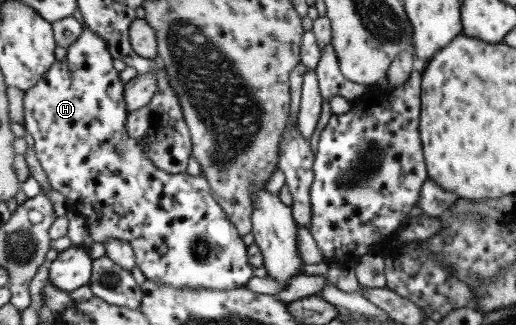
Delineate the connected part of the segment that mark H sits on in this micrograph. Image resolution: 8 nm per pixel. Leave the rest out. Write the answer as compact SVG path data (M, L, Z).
M84 27L80 32L78 39L74 44L70 44L66 48L66 53L62 60L56 60L46 70L46 73L30 89L23 93L23 129L32 137L33 152L40 167L44 170L47 182L51 189L59 191L73 200L73 209L82 214L85 221L85 233L90 236L90 240L94 243L101 243L110 240L118 239L128 242L134 252L134 262L136 267L142 272L146 280L156 284L164 284L176 289L214 289L218 291L234 289L247 285L247 282L252 279L252 266L246 260L246 249L242 243L242 239L238 236L236 228L228 221L221 207L214 201L211 196L210 188L206 178L201 174L190 176L186 172L181 174L170 174L158 169L143 153L142 146L138 143L138 138L129 137L125 132L125 119L127 112L125 111L125 100L123 99L124 84L118 79L118 73L112 66L112 57L106 48L106 42L98 37L96 33Z

